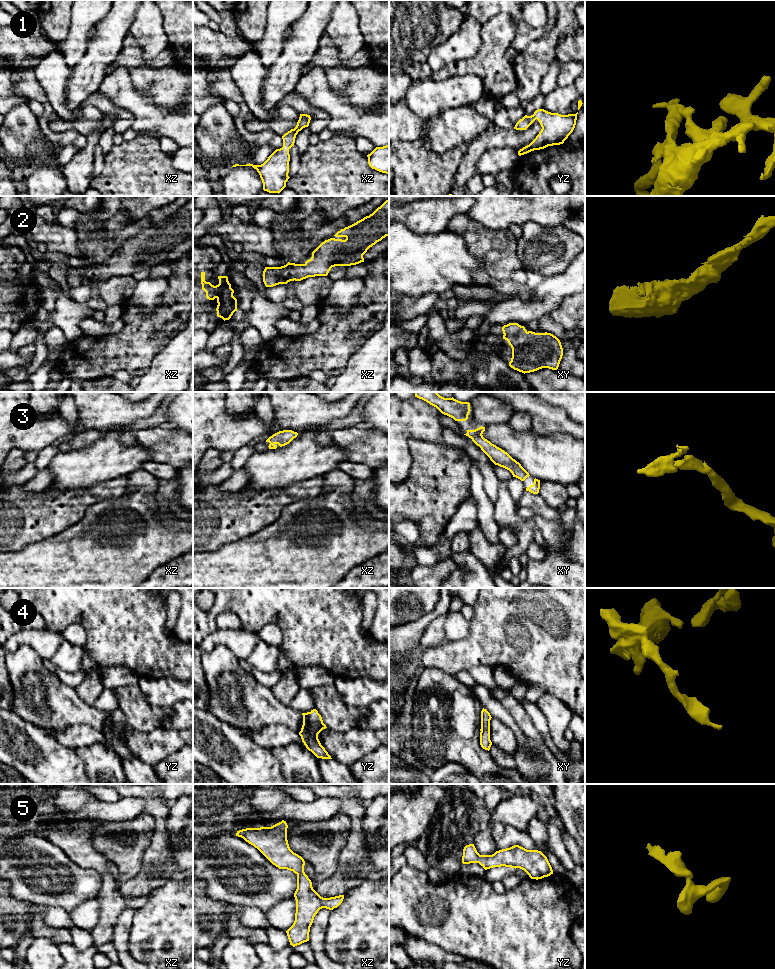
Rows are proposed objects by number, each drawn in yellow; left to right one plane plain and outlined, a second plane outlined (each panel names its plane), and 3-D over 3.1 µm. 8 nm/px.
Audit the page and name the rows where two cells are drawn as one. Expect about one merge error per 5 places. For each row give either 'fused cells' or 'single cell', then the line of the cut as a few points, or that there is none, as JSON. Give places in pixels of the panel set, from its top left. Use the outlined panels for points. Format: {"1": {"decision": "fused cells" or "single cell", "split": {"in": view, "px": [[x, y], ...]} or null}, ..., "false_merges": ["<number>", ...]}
{"1": {"decision": "single cell", "split": null}, "2": {"decision": "single cell", "split": null}, "3": {"decision": "single cell", "split": null}, "4": {"decision": "single cell", "split": null}, "5": {"decision": "single cell", "split": null}, "false_merges": []}

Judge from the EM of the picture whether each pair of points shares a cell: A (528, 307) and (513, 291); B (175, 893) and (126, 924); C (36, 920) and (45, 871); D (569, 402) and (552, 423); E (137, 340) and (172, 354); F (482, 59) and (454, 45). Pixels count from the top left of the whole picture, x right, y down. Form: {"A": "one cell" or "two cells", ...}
{"A": "two cells", "B": "two cells", "C": "two cells", "D": "two cells", "E": "two cells", "F": "two cells"}

